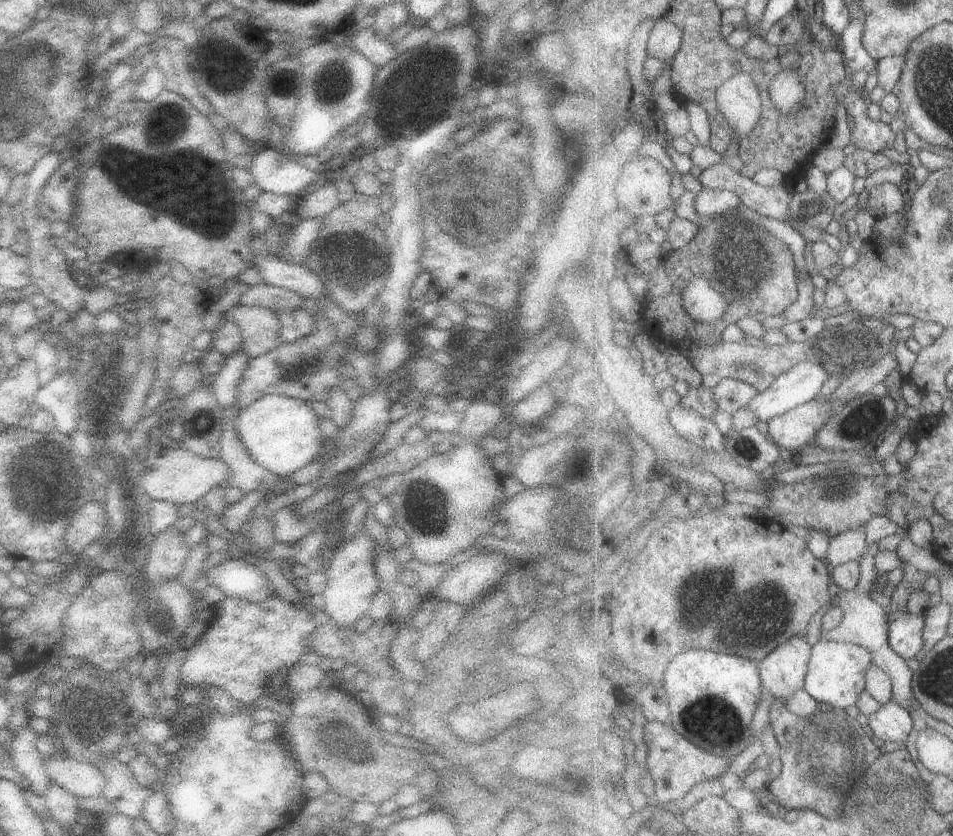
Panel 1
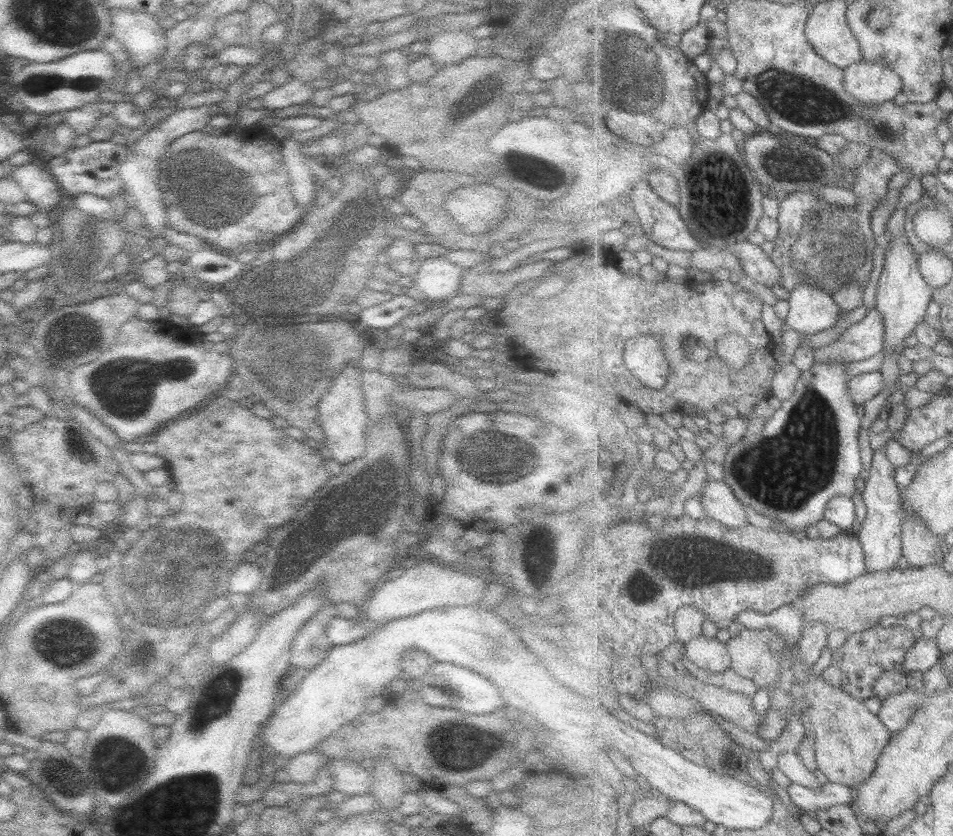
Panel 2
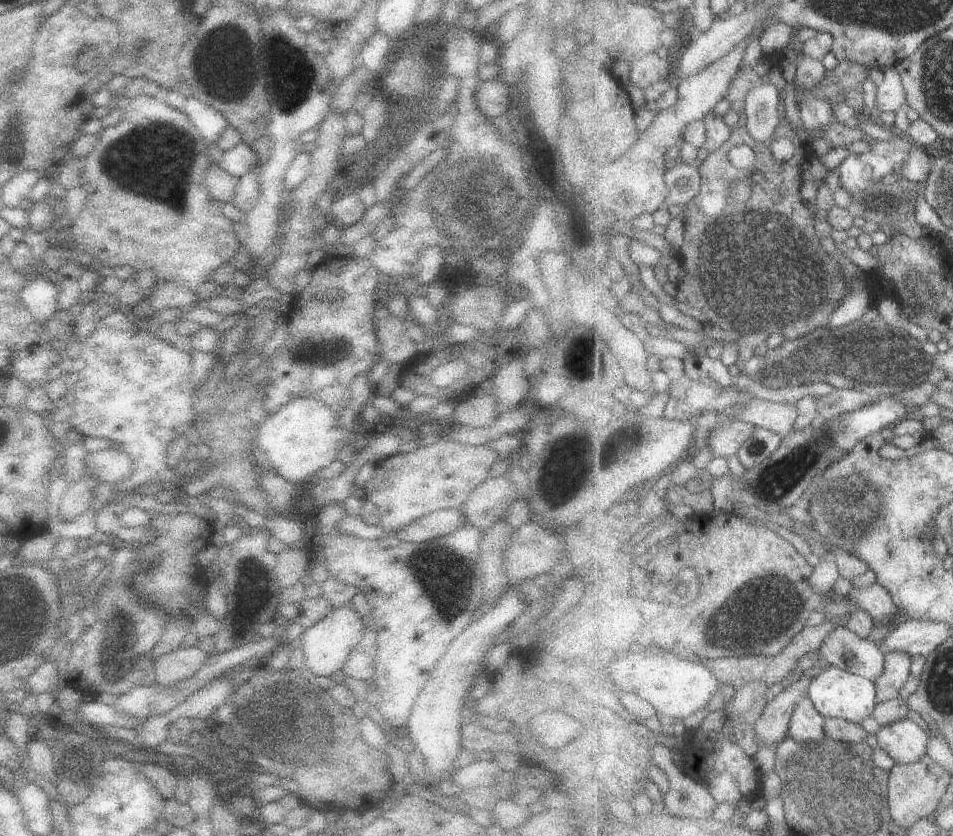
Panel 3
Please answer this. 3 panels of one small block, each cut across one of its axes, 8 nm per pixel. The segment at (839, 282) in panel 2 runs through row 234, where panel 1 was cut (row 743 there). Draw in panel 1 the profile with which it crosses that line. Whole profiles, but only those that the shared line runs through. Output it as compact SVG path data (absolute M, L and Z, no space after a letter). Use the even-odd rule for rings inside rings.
M777 702L771 710L770 721L777 736L783 768L779 778L769 783L768 794L787 811L812 810L829 819L841 819L845 798L851 792L849 786L882 755L877 737L873 738L874 733L869 728L857 723L857 714L849 717L844 709L827 703L819 703L817 712L810 717L799 717L787 709L785 703Z

